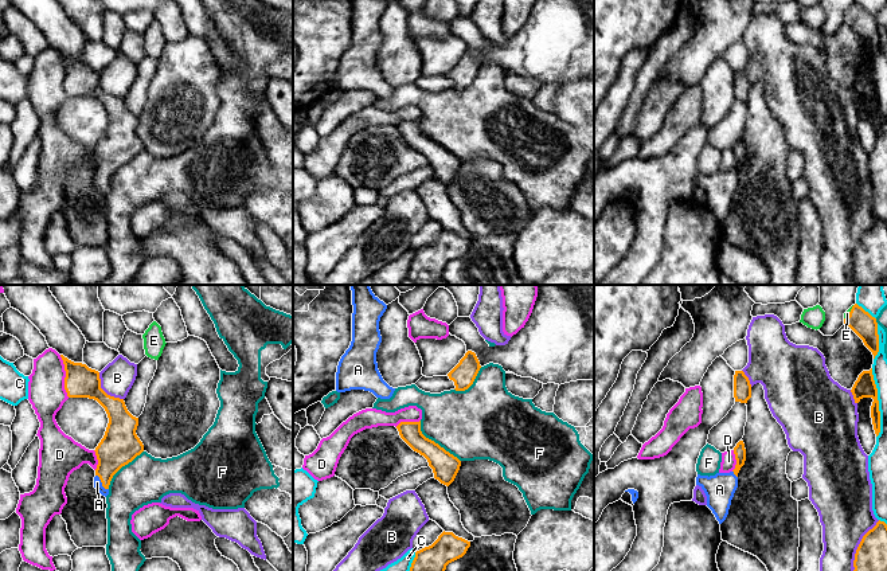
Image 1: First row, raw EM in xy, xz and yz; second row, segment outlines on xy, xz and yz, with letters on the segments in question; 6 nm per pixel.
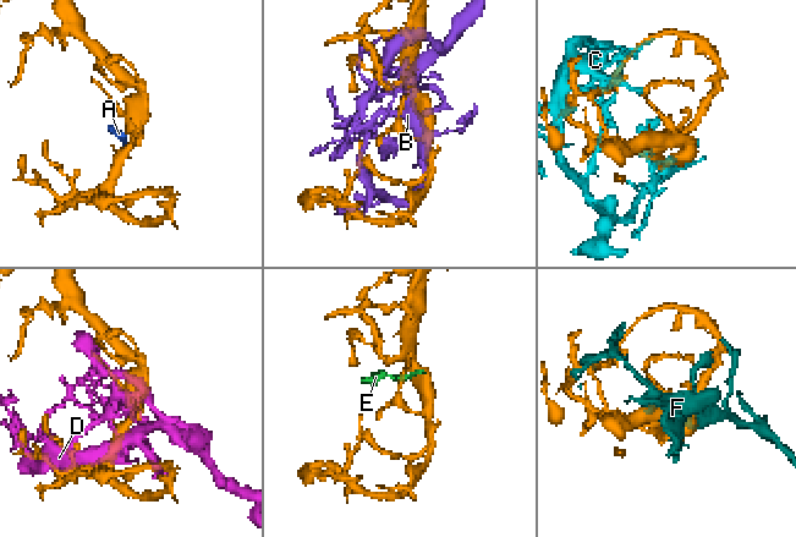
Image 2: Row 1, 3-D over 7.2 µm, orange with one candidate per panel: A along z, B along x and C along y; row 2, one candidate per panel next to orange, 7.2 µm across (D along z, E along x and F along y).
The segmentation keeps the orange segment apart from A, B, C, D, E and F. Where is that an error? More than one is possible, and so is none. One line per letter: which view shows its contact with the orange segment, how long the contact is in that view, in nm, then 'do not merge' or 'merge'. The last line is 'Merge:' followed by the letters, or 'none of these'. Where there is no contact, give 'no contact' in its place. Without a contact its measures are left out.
A: meets orange in xy; contact 120 nm long; merge
B: meets orange in yz; contact 400 nm long; do not merge
C: meets orange in yz; contact 160 nm long; do not merge
D: meets orange in xy; contact 260 nm long; do not merge
E: meets orange in yz; contact 110 nm long; merge
F: meets orange in xz; contact 340 nm long; do not merge
Merge: A, E

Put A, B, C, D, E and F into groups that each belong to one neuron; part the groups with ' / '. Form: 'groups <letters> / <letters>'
groups A E / B / C / D / F

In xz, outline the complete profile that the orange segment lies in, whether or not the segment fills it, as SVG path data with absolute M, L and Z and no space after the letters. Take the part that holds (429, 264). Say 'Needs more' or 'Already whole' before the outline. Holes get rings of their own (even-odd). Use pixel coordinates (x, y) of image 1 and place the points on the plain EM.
Already whole. M444 230L431 245L415 251L409 278L418 285L434 285L442 279L446 265L462 257L469 246L470 240Z

